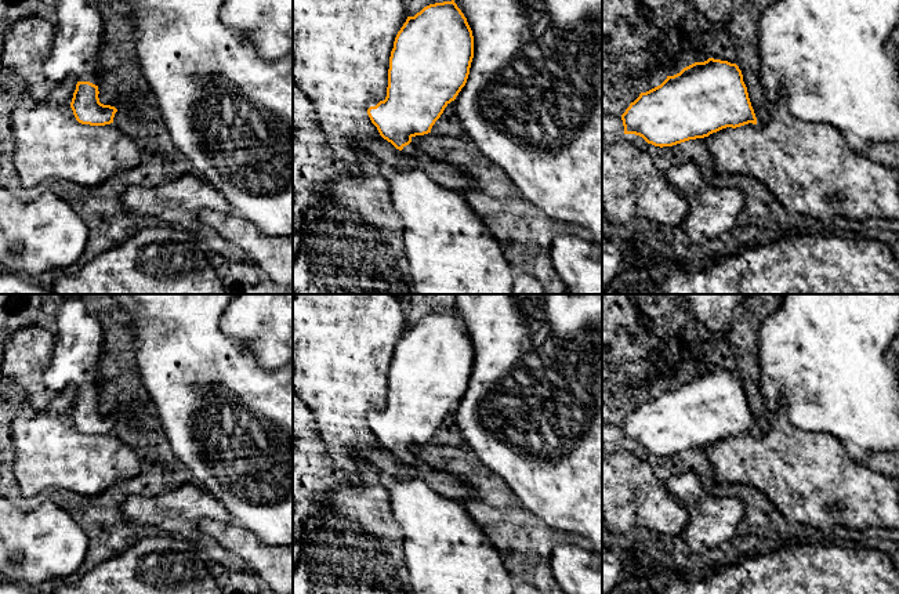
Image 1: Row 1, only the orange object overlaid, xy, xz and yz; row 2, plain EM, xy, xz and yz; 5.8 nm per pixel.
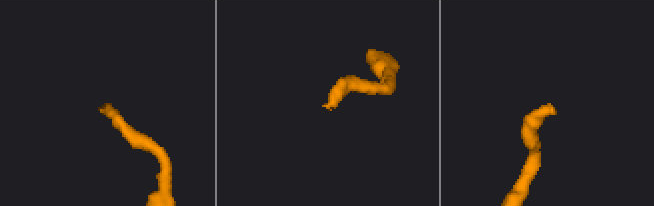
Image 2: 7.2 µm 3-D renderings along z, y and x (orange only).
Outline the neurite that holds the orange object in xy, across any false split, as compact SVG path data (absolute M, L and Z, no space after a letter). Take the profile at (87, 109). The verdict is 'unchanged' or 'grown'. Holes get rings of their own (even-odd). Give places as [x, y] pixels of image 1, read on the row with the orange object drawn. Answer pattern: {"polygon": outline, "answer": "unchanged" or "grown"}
{"polygon": "M51 0L55 7L58 23L51 51L44 61L44 75L54 86L68 77L75 77L77 84L73 93L70 108L76 120L81 124L105 126L113 123L117 109L104 105L98 98L98 54L102 46L104 18L101 12L87 0Z", "answer": "grown"}

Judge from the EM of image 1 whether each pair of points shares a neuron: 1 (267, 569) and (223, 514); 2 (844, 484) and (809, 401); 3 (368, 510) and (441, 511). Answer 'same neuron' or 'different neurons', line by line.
1: different neurons
2: different neurons
3: different neurons

